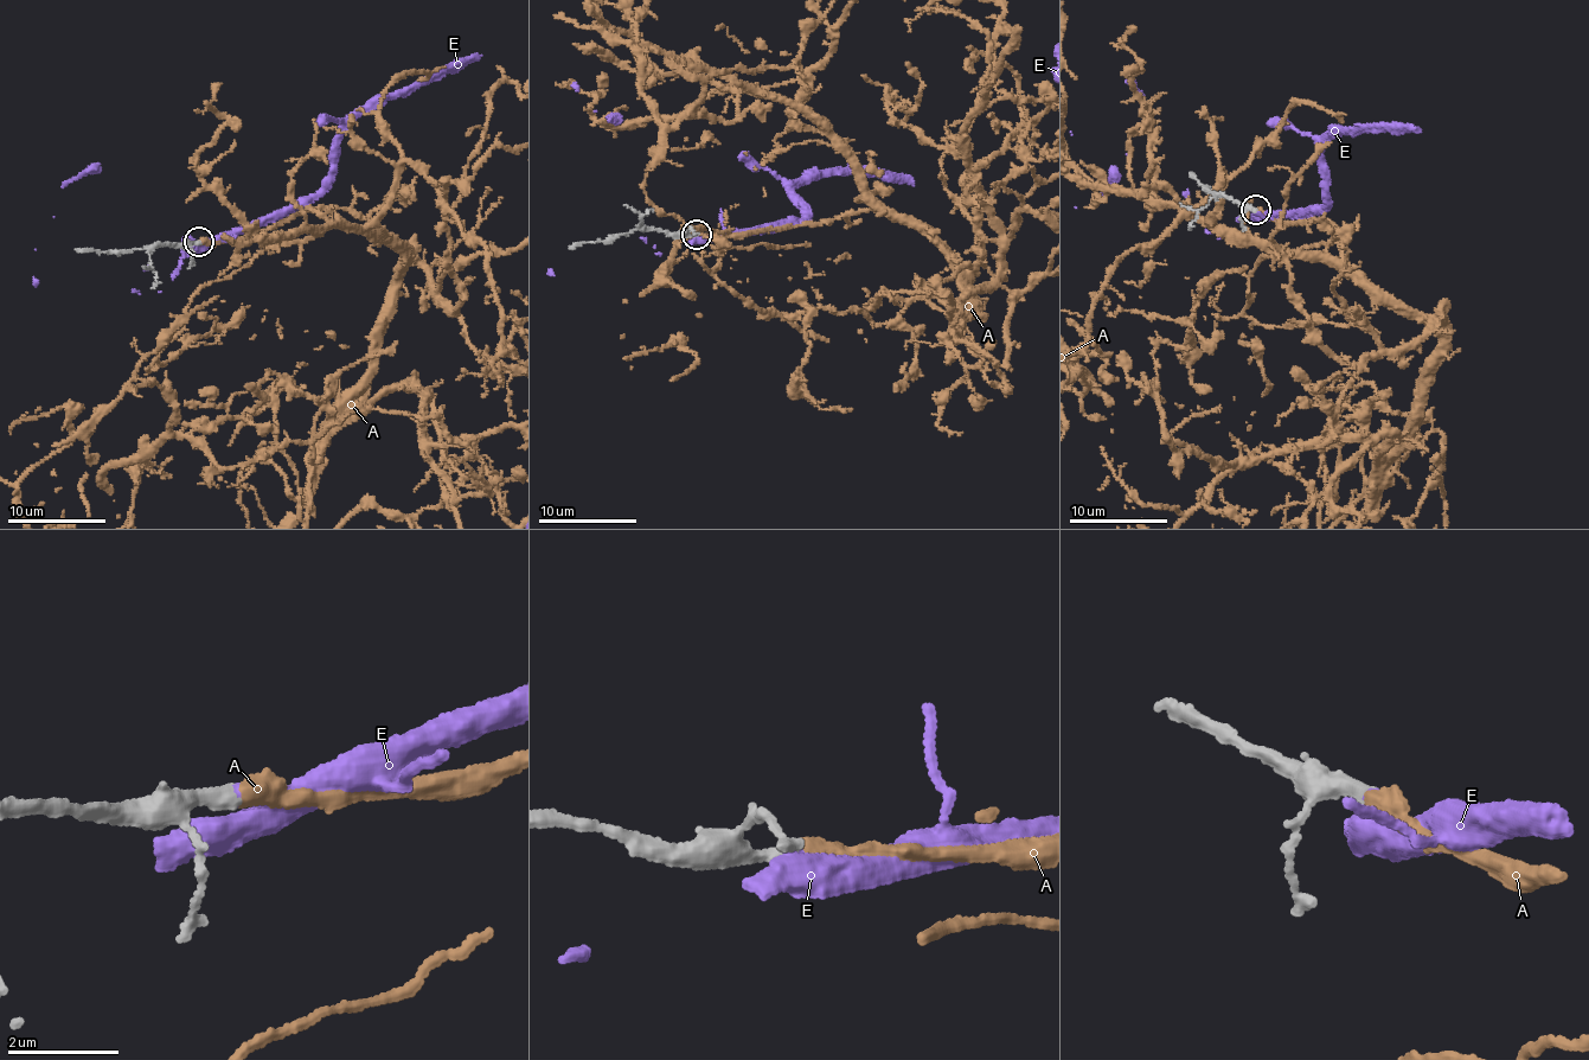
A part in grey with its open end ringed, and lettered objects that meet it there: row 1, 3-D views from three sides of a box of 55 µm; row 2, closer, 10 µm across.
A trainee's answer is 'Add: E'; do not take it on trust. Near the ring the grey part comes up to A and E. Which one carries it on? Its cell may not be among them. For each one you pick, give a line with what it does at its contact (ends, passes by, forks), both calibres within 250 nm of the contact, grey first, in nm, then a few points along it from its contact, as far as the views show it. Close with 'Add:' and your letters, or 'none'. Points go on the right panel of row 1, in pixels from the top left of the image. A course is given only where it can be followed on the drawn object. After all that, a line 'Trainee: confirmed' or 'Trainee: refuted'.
E: it ends | 320/420 nm
Add: E
Trainee: confirmed

